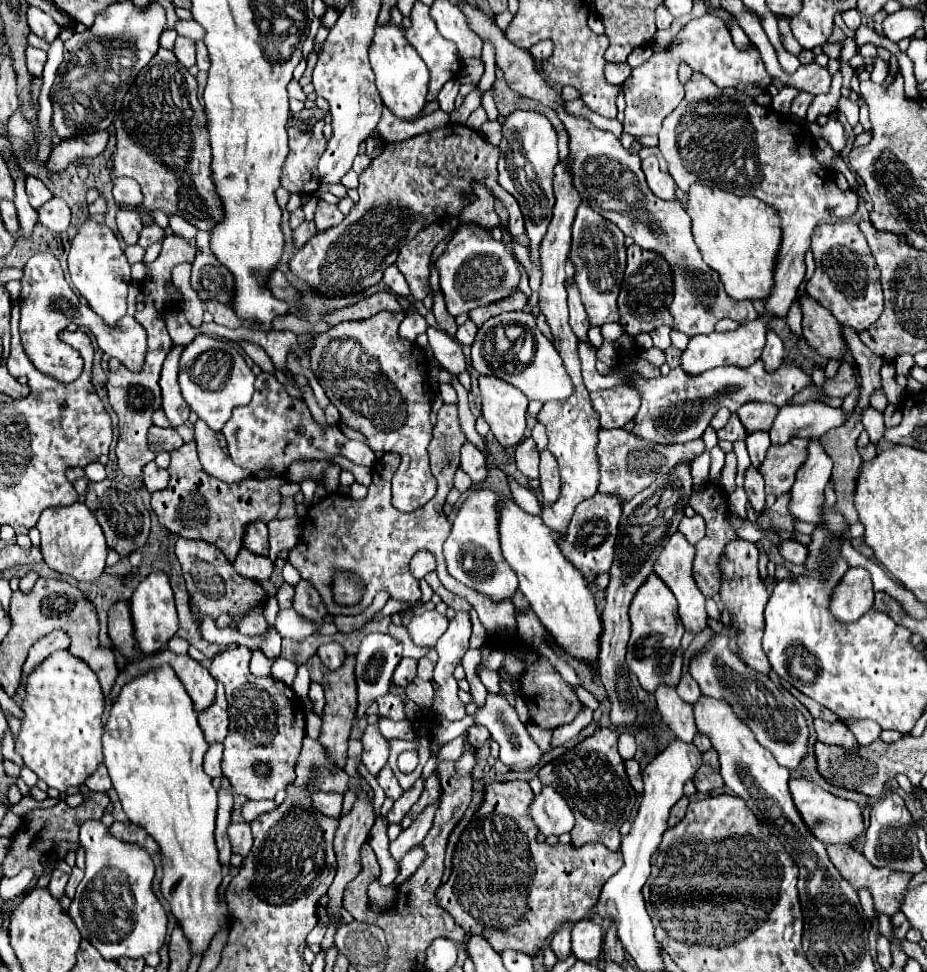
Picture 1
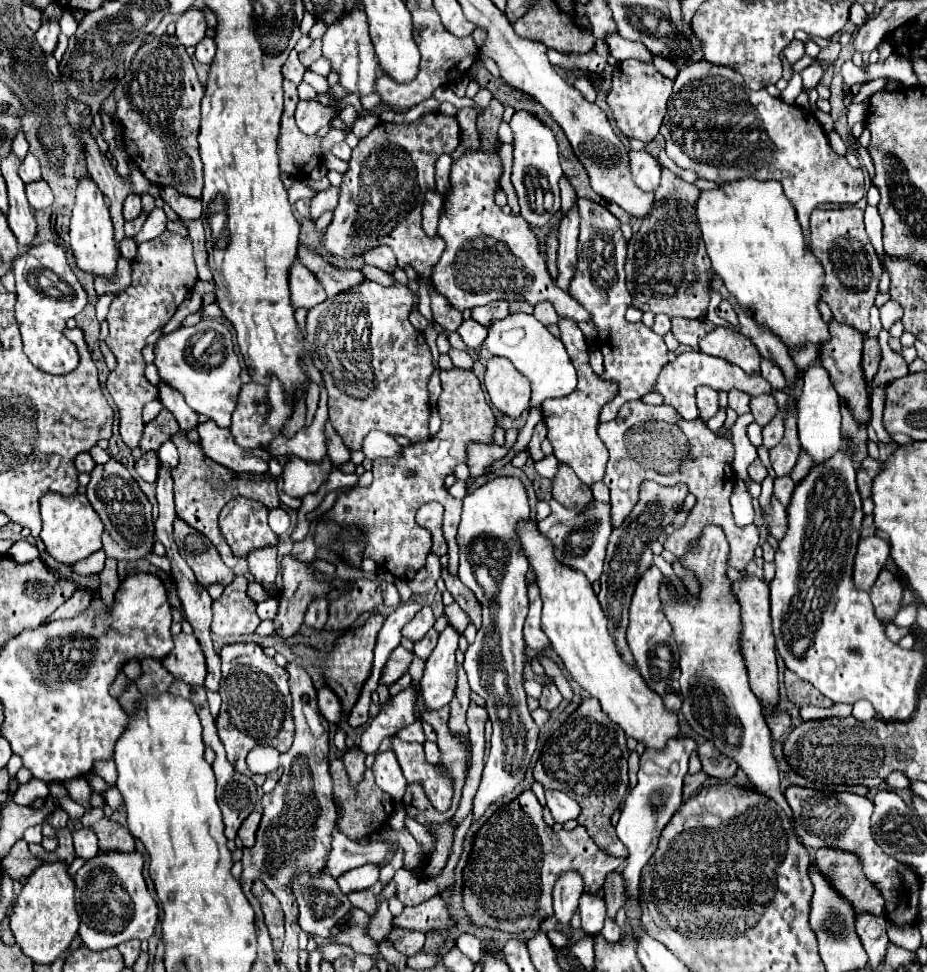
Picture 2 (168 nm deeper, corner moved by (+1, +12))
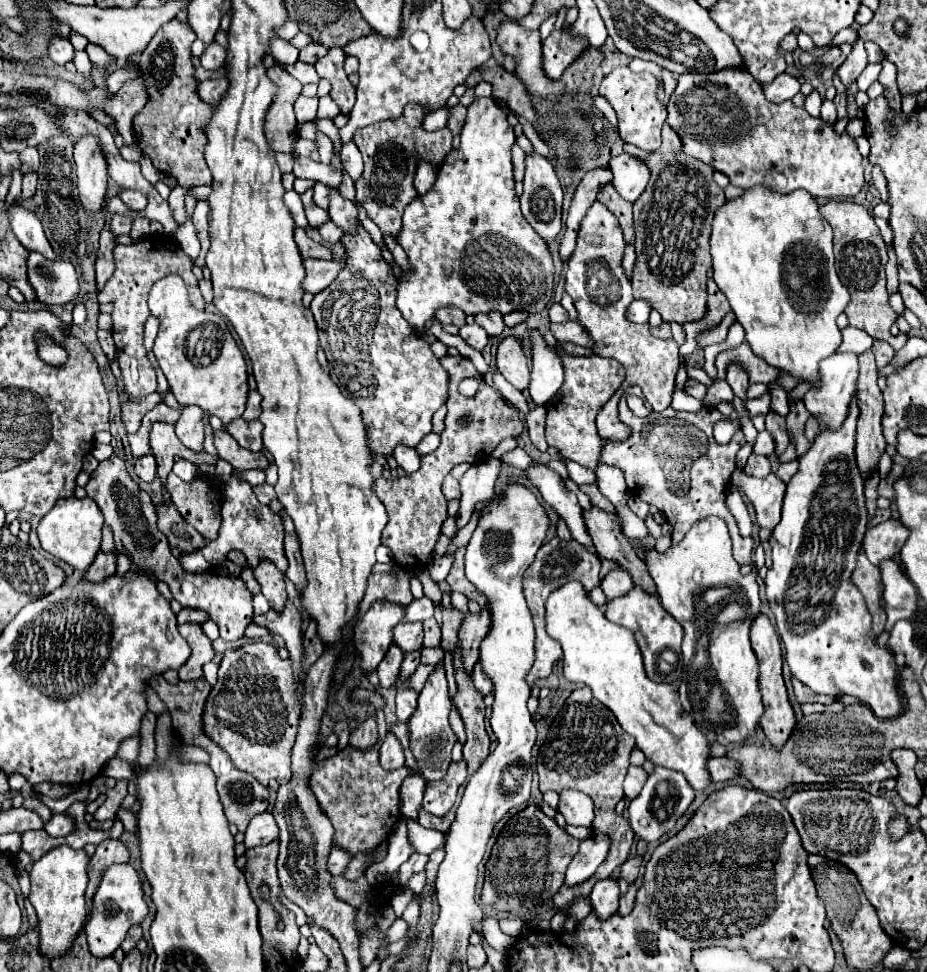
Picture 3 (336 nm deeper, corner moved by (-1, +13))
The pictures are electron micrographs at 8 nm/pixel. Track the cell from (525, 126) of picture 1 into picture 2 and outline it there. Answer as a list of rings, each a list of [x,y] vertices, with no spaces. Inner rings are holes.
[[[516,111],[510,127],[514,131],[514,169],[512,169],[512,183],[516,187],[518,193],[518,201],[520,201],[520,215],[532,225],[532,227],[542,227],[546,225],[552,215],[556,211],[560,211],[560,189],[558,189],[558,179],[562,177],[562,167],[558,161],[558,143],[552,135],[552,131],[544,125],[540,125],[540,121],[536,121],[536,117],[532,117],[532,113],[524,113],[524,111]]]

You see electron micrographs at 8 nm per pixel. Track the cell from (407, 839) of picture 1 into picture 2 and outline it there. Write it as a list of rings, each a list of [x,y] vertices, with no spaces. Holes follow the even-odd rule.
[[[334,829],[332,837],[334,837],[332,839],[332,851],[330,851],[328,863],[326,863],[326,869],[332,877],[340,877],[346,871],[362,867],[366,863],[378,865],[384,861],[388,851],[396,853],[396,849],[398,849],[398,845],[394,845],[394,843],[380,843],[380,841],[376,841],[374,849],[370,849],[368,845],[350,841],[338,829]]]

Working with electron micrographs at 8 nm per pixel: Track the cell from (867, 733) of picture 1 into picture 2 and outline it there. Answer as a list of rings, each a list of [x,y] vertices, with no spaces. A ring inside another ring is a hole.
[[[856,701],[852,715],[854,715],[858,721],[868,721],[868,719],[872,719],[872,717],[876,715],[876,711],[874,711],[874,707],[872,707],[868,701]]]

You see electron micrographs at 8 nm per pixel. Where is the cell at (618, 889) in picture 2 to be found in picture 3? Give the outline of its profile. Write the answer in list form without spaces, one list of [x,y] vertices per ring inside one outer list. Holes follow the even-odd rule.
[[[632,856],[632,858],[628,858],[628,860],[620,866],[620,874],[618,874],[618,878],[626,880],[628,884],[632,884],[632,882],[638,878],[640,864],[642,864],[642,858],[640,858],[640,856]]]

